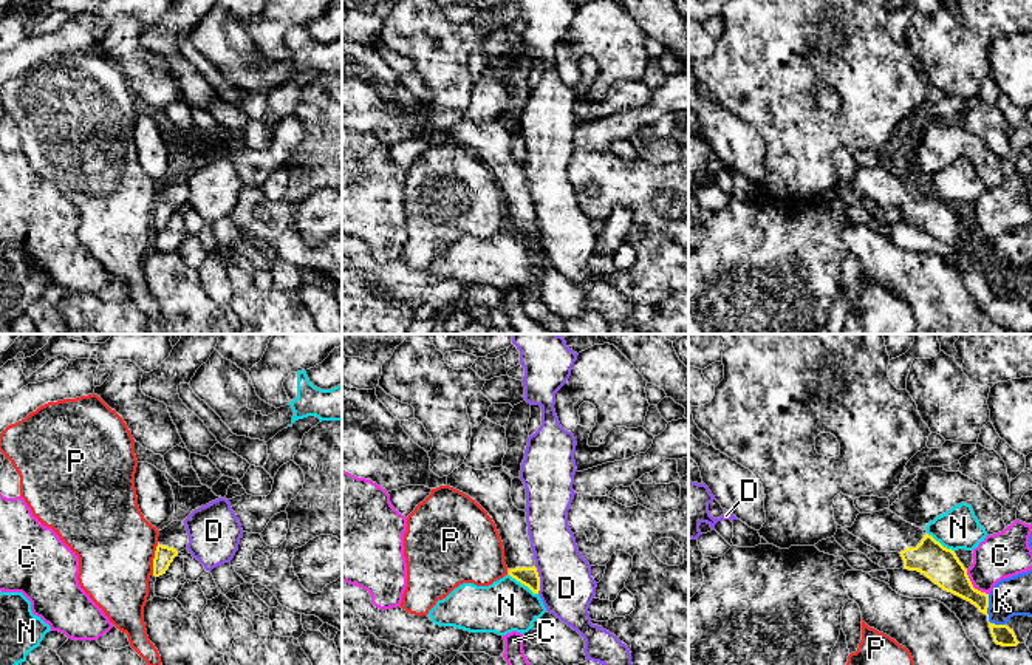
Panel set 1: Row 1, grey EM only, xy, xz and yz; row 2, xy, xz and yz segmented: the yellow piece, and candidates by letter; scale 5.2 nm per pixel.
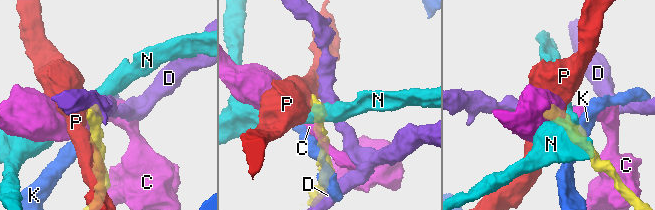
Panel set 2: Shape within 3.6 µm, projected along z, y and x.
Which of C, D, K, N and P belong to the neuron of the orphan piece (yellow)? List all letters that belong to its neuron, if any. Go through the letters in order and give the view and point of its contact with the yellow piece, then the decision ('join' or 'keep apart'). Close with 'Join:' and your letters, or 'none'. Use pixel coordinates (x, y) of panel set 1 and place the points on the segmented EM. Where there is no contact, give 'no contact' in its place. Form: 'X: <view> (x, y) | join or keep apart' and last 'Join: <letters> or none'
C: yz (972, 585) | keep apart
D: xz (539, 580) | keep apart
K: yz (987, 616) | keep apart
N: xz (523, 583) | keep apart
P: xy (153, 559) | keep apart
Join: none

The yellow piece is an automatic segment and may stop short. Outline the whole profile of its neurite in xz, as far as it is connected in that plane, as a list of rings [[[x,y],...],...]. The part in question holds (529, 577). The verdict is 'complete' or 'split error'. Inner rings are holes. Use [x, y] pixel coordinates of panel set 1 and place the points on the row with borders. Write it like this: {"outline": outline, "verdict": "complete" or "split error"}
{"outline": [[[461,464],[447,476],[447,486],[469,495],[487,512],[503,541],[507,575],[538,594],[540,577],[528,535],[526,512],[514,506],[512,478],[503,466],[475,470]]], "verdict": "split error"}

